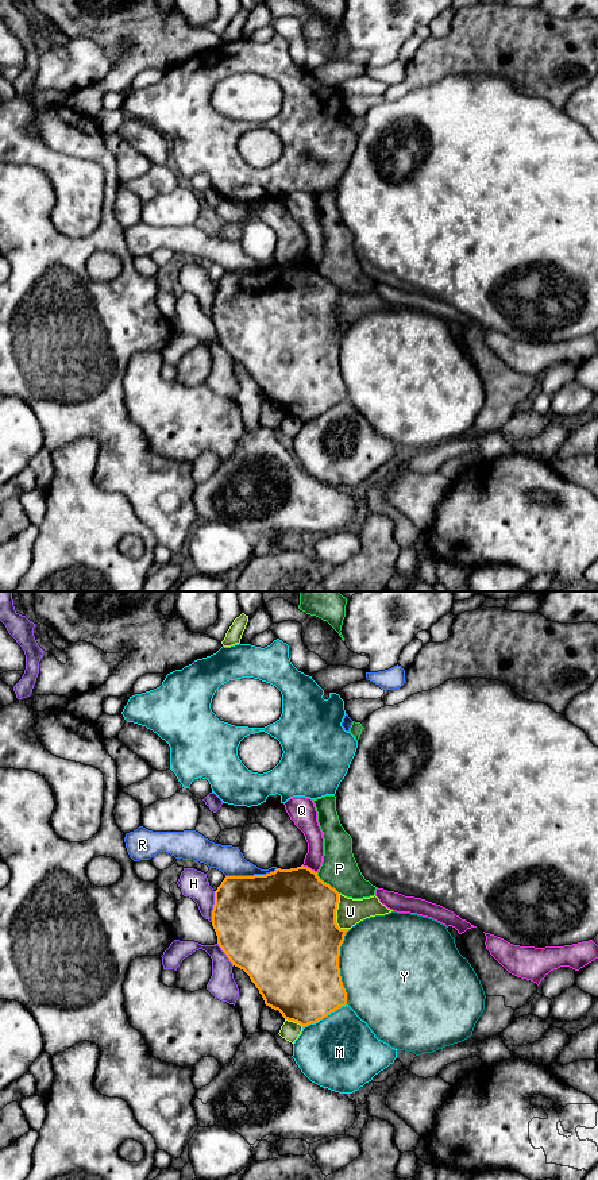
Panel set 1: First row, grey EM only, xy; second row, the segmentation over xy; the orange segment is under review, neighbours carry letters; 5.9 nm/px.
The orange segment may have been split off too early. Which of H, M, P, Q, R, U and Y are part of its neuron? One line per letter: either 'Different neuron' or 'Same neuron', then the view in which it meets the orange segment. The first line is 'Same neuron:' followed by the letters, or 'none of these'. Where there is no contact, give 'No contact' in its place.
Same neuron: none of these
H: Different neuron. Touches orange in xy
M: Different neuron. Touches orange in xy
P: Different neuron. Touches orange in xy
Q: Different neuron. Touches orange in xy
R: Different neuron. Touches orange in xy
U: Different neuron. Touches orange in xy
Y: Different neuron. Touches orange in xy

